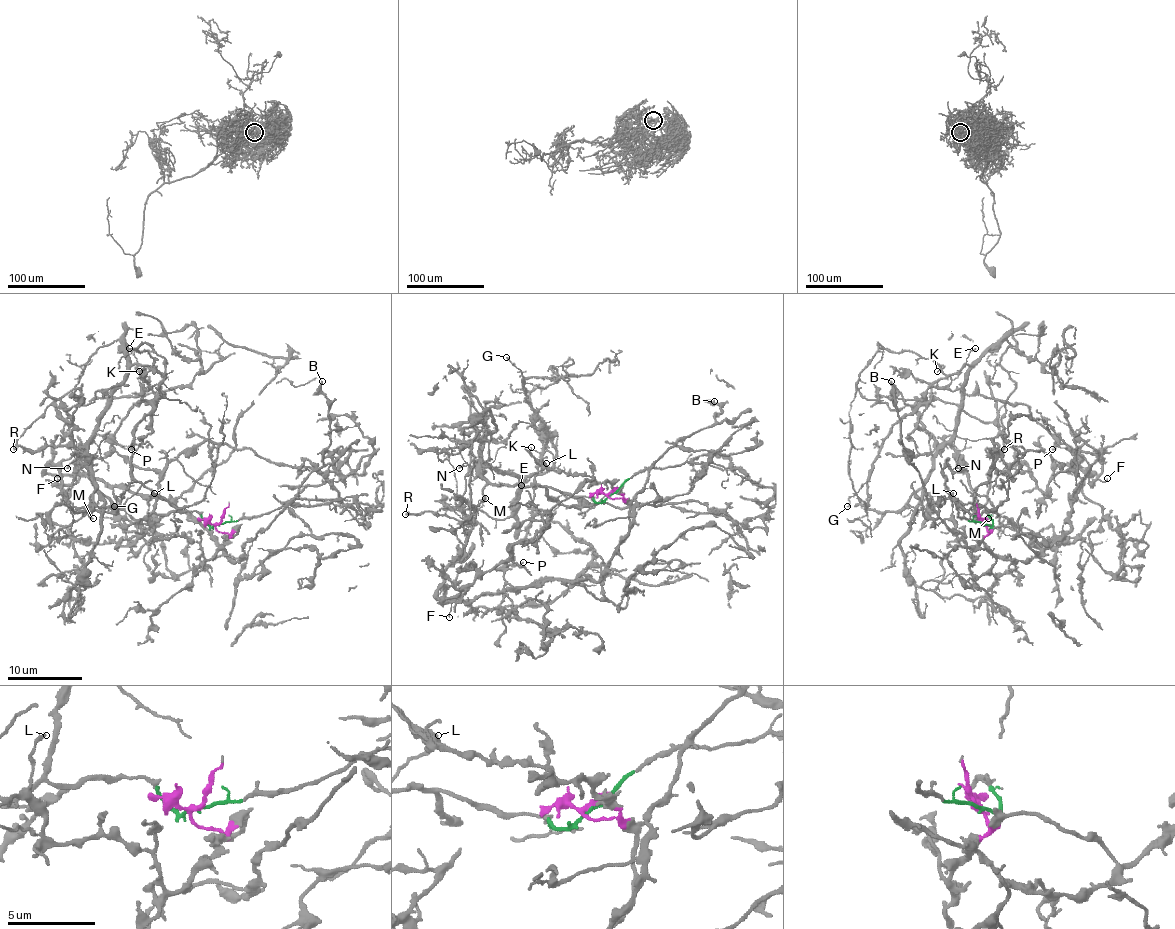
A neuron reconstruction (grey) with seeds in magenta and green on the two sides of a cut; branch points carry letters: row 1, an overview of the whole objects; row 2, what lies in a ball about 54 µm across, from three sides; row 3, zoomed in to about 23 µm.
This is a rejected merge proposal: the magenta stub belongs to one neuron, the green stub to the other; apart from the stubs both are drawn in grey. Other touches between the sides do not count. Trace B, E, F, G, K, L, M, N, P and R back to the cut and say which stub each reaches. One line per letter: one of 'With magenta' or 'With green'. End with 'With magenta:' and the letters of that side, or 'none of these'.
B: With magenta
E: With green
F: With magenta
G: With green
K: With green
L: With magenta
M: With green
N: With green
P: With magenta
R: With green
With magenta: B, F, L, P

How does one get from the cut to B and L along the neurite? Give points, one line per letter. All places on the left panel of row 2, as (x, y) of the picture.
B: (218, 524), (229, 534), (237, 526), (223, 552), (240, 558), (322, 465), (330, 444), (322, 381)
L: (218, 524), (220, 532), (231, 536), (209, 560), (196, 541), (179, 536), (158, 539), (147, 517), (155, 493)

